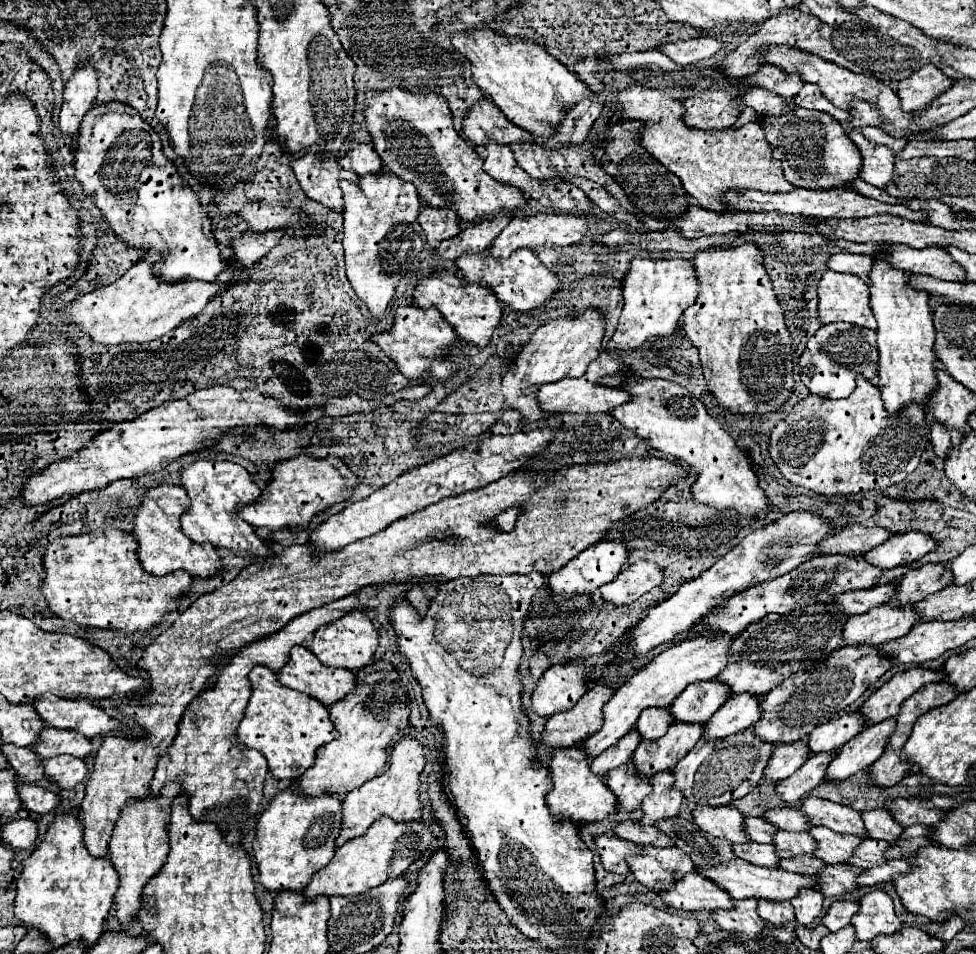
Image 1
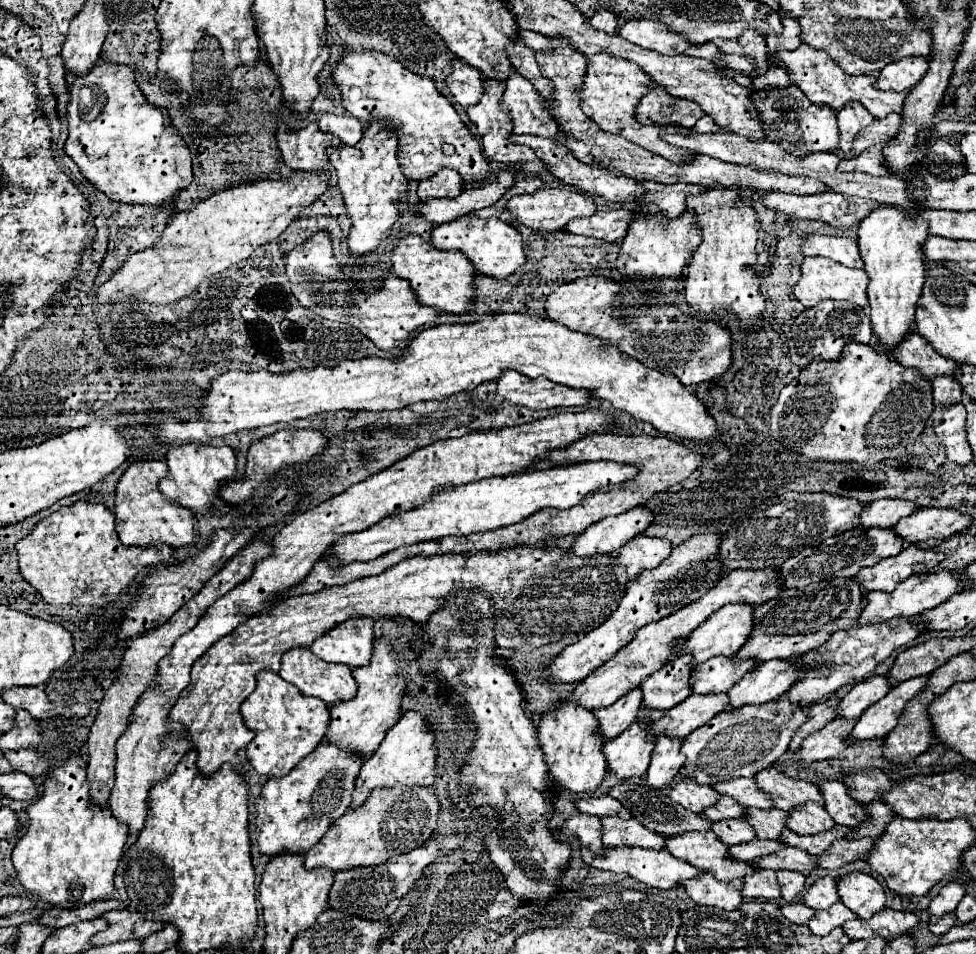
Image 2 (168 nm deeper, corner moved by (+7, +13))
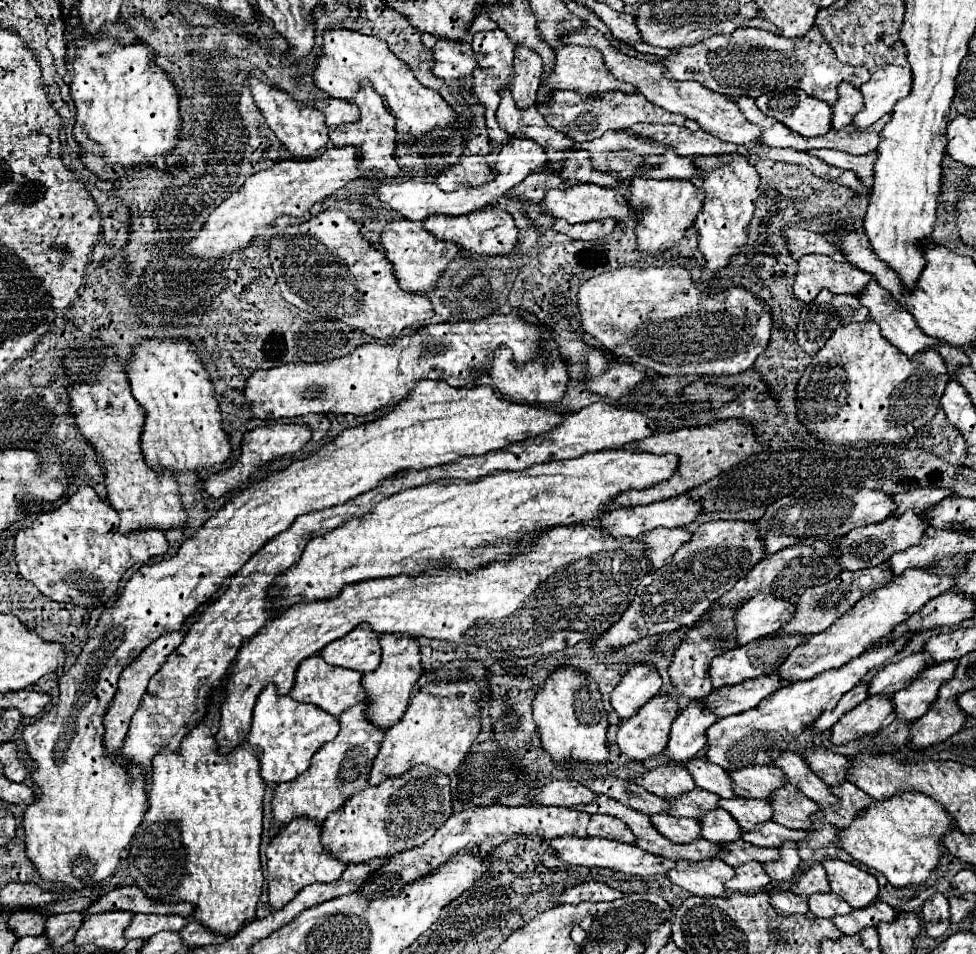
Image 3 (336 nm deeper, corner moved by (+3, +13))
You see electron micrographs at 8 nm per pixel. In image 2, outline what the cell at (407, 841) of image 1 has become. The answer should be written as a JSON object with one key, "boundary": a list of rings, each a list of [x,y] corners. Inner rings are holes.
{"boundary":[[[394,787],[394,789],[374,789],[366,803],[356,809],[344,813],[326,837],[310,853],[304,857],[304,867],[308,871],[318,867],[328,867],[332,871],[348,871],[358,867],[374,867],[386,863],[394,853],[408,853],[410,849],[418,849],[424,845],[438,817],[440,803],[432,787]]]}

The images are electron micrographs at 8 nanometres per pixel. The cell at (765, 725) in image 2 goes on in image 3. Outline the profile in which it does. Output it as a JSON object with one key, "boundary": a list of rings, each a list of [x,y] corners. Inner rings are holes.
{"boundary":[[[902,637],[902,641],[894,641],[894,645],[868,647],[868,649],[864,649],[862,655],[858,655],[856,659],[852,659],[850,663],[846,663],[838,669],[828,669],[814,679],[796,681],[796,683],[780,689],[778,693],[766,697],[758,707],[720,719],[706,733],[708,761],[720,765],[724,771],[728,771],[728,769],[734,771],[734,769],[748,767],[748,765],[770,765],[772,759],[776,759],[784,749],[788,749],[788,743],[794,737],[798,737],[808,725],[812,725],[820,717],[822,711],[834,709],[838,699],[844,693],[848,693],[854,685],[858,685],[870,669],[884,665],[890,657],[894,657],[898,651],[902,651],[906,647],[908,639],[910,637]]]}

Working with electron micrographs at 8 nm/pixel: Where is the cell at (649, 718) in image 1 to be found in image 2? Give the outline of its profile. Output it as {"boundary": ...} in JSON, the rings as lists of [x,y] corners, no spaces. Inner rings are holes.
{"boundary":[[[676,657],[674,661],[668,661],[662,669],[646,677],[646,681],[640,683],[642,691],[642,705],[646,709],[658,709],[668,711],[670,707],[676,707],[682,703],[692,691],[688,685],[690,677],[690,657]]]}

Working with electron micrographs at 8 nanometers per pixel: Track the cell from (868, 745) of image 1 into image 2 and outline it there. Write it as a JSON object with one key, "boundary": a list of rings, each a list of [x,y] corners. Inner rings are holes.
{"boundary":[[[914,677],[914,679],[900,683],[898,687],[890,689],[890,693],[886,697],[876,701],[872,707],[868,707],[860,715],[856,727],[848,735],[850,741],[858,743],[858,741],[866,741],[866,739],[886,737],[896,727],[896,721],[898,721],[904,705],[924,687],[926,687],[926,677]]]}

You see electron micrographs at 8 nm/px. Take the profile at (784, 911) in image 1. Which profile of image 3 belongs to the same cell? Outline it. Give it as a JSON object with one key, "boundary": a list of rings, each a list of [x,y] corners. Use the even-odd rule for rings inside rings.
{"boundary":[[[750,861],[746,865],[734,867],[736,877],[726,881],[726,889],[740,891],[740,893],[758,893],[768,889],[770,877],[766,875],[764,867],[758,861]]]}

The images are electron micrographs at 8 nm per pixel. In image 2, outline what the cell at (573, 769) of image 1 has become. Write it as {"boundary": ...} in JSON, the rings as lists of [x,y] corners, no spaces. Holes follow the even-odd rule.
{"boundary":[[[556,705],[552,707],[538,725],[538,741],[544,751],[544,761],[550,767],[550,775],[556,785],[572,791],[592,795],[604,781],[606,761],[602,753],[602,737],[594,733],[598,721],[592,711],[580,705]]]}

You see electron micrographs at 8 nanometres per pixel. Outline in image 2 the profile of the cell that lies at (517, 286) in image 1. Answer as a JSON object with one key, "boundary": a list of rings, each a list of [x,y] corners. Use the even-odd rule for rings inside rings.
{"boundary":[[[460,217],[450,223],[438,225],[432,231],[432,243],[442,251],[462,251],[474,263],[478,273],[494,279],[508,279],[510,275],[514,275],[514,271],[520,265],[526,263],[522,235],[512,225],[508,225],[498,217],[490,217],[490,219]]]}

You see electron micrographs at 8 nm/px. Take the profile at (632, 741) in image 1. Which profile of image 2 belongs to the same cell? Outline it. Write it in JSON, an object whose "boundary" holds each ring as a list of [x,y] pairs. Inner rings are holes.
{"boundary":[[[636,687],[630,693],[626,693],[622,699],[618,699],[614,705],[594,709],[592,713],[598,719],[598,735],[604,739],[618,737],[628,725],[636,721],[640,701],[642,701],[642,693]]]}

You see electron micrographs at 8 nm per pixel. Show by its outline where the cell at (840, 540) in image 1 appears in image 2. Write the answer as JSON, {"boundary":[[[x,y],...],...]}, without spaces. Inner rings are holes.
{"boundary":[[[878,499],[868,503],[862,513],[860,513],[860,523],[864,529],[870,527],[892,527],[896,525],[902,517],[910,515],[916,511],[916,505],[910,501],[892,501],[892,499]]]}

